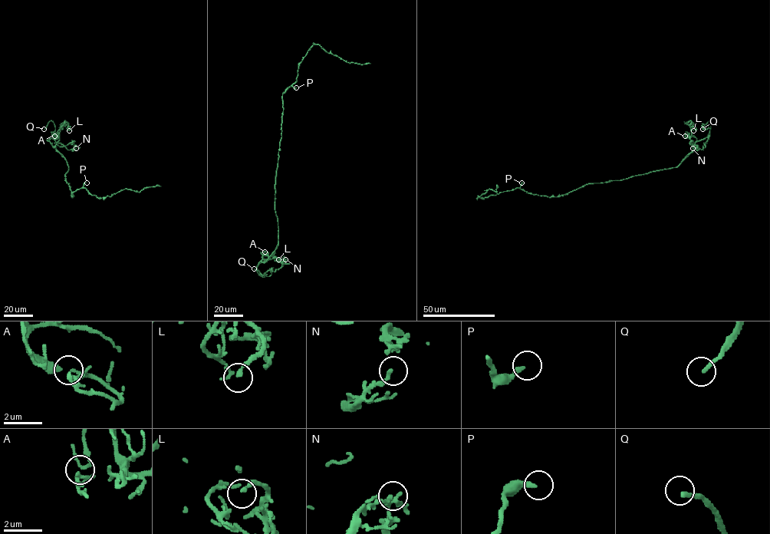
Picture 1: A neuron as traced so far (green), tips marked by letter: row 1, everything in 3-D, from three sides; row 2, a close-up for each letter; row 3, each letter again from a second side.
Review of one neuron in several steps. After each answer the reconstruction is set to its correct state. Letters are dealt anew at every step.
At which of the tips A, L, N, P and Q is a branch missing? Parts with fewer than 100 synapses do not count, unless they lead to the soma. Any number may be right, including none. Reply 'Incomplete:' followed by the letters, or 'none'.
Incomplete: P, Q

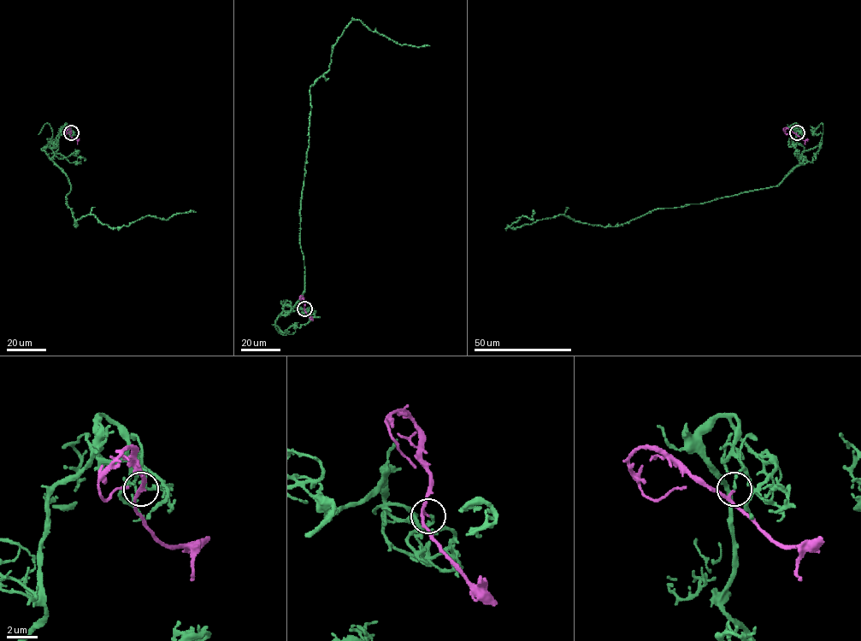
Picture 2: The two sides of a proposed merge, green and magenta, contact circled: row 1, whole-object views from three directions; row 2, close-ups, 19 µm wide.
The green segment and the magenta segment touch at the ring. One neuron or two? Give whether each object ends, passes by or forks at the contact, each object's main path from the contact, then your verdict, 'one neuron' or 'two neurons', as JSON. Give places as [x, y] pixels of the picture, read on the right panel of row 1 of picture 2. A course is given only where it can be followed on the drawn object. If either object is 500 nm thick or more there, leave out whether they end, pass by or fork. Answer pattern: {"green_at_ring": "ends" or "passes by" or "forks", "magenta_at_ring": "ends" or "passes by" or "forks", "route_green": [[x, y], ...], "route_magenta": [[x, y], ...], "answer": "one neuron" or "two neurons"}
{"green_at_ring": "ends", "magenta_at_ring": "passes by", "route_green": [[797, 132], [802, 161], [775, 186], [657, 208], [615, 226], [560, 214], [508, 227], [533, 212]], "route_magenta": [[797, 132], [783, 128], [786, 133], [790, 132]], "answer": "two neurons"}

